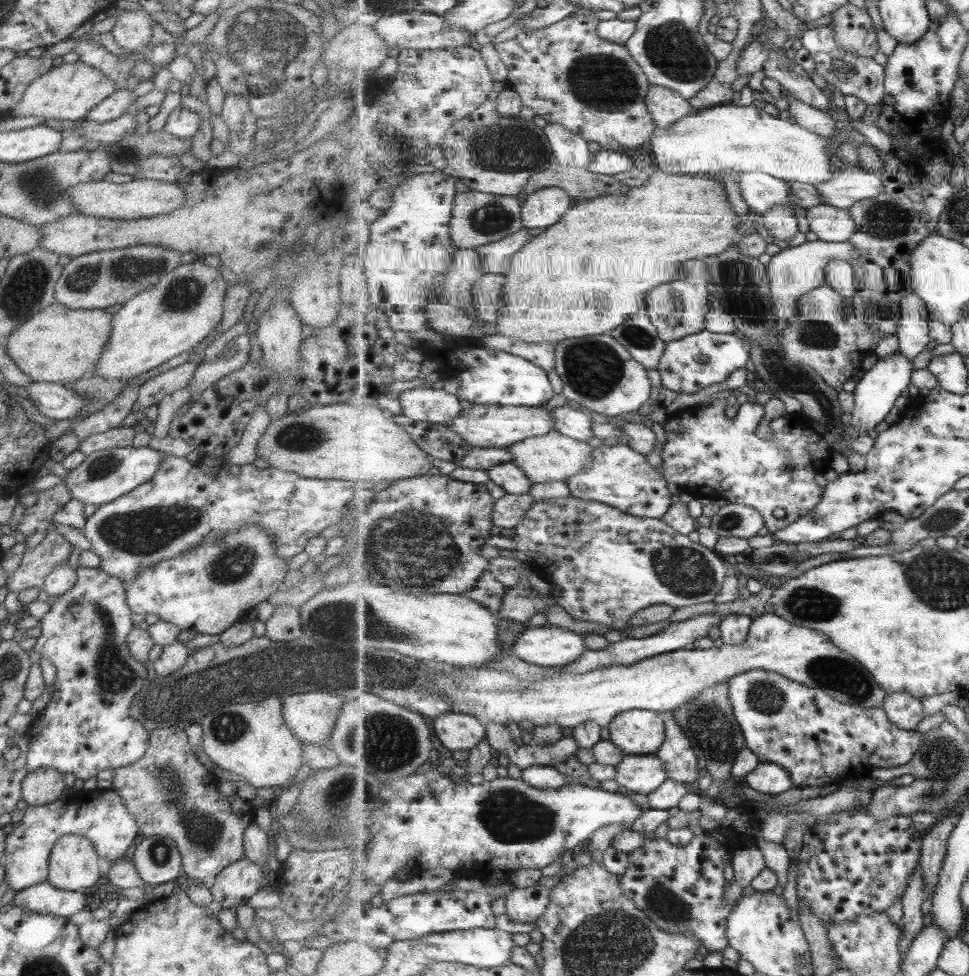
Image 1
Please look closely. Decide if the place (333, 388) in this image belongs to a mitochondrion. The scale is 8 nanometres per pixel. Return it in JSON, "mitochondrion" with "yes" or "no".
{"mitochondrion":"no"}

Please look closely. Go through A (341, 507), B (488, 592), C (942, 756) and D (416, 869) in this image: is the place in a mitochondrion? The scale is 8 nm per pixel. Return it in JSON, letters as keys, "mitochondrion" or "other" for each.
{"A":"other","B":"mitochondrion","C":"mitochondrion","D":"other"}

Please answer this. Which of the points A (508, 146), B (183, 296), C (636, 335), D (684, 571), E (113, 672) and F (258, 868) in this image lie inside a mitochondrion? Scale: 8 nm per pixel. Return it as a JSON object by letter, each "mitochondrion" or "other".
{"A":"mitochondrion","B":"mitochondrion","C":"mitochondrion","D":"mitochondrion","E":"mitochondrion","F":"other"}

